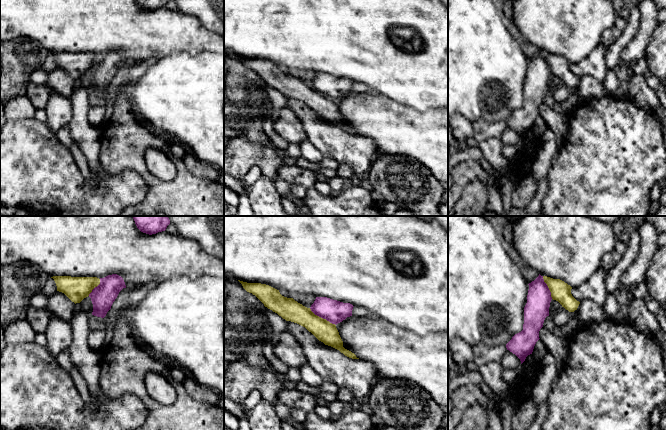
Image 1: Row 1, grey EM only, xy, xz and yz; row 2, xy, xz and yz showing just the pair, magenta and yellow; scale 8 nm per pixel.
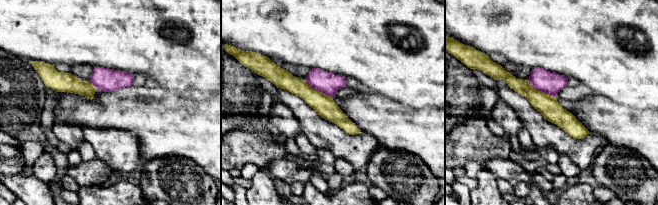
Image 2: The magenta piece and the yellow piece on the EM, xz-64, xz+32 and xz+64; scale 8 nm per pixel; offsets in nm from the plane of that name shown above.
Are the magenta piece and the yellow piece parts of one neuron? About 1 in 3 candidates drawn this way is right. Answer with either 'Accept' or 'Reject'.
Reject

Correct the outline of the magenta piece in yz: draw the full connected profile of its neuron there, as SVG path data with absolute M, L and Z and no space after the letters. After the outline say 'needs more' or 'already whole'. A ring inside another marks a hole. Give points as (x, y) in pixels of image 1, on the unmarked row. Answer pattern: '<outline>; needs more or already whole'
M540 50L528 61L523 106L515 110L506 120L507 126L515 130L520 135L521 140L528 131L532 130L536 118L540 115L539 107L543 103L545 94L549 92L552 76L551 68Z; already whole

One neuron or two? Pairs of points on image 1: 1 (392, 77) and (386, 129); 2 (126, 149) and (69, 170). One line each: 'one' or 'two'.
1: two
2: two

